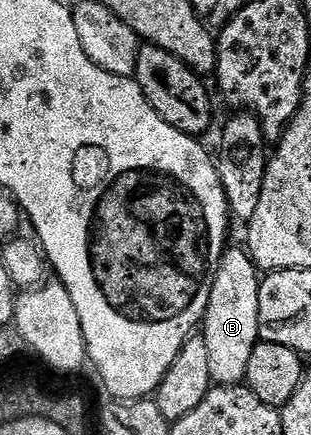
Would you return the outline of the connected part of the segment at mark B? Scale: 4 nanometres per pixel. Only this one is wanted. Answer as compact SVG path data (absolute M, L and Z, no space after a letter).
M229 247L221 254L221 266L217 268L203 322L211 379L217 385L240 385L245 380L247 363L251 363L251 351L255 351L261 336L259 331L261 279L262 274L244 248Z

